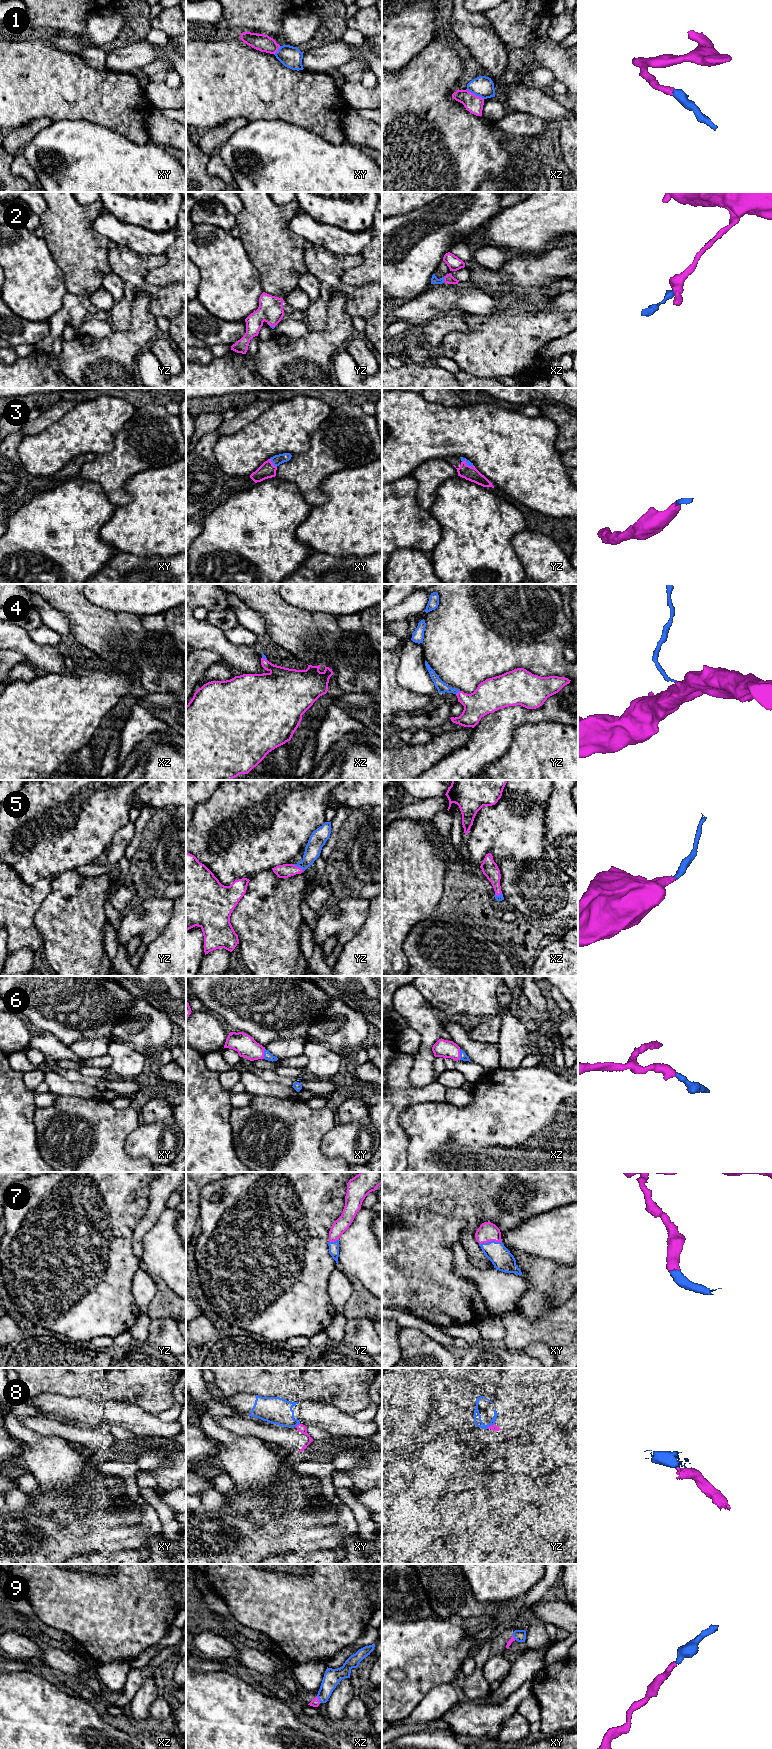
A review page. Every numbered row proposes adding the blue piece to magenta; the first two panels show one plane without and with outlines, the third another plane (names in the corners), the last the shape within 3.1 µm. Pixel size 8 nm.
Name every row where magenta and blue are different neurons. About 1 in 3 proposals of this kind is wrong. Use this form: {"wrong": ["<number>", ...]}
{"wrong": ["1", "8"]}

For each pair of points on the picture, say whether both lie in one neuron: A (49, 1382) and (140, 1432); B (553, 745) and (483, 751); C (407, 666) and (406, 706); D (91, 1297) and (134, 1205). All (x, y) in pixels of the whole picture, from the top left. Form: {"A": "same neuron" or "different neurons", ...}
{"A": "different neurons", "B": "different neurons", "C": "different neurons", "D": "same neuron"}

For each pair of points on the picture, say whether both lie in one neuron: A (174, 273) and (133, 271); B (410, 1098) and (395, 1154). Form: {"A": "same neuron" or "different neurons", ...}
{"A": "different neurons", "B": "same neuron"}

